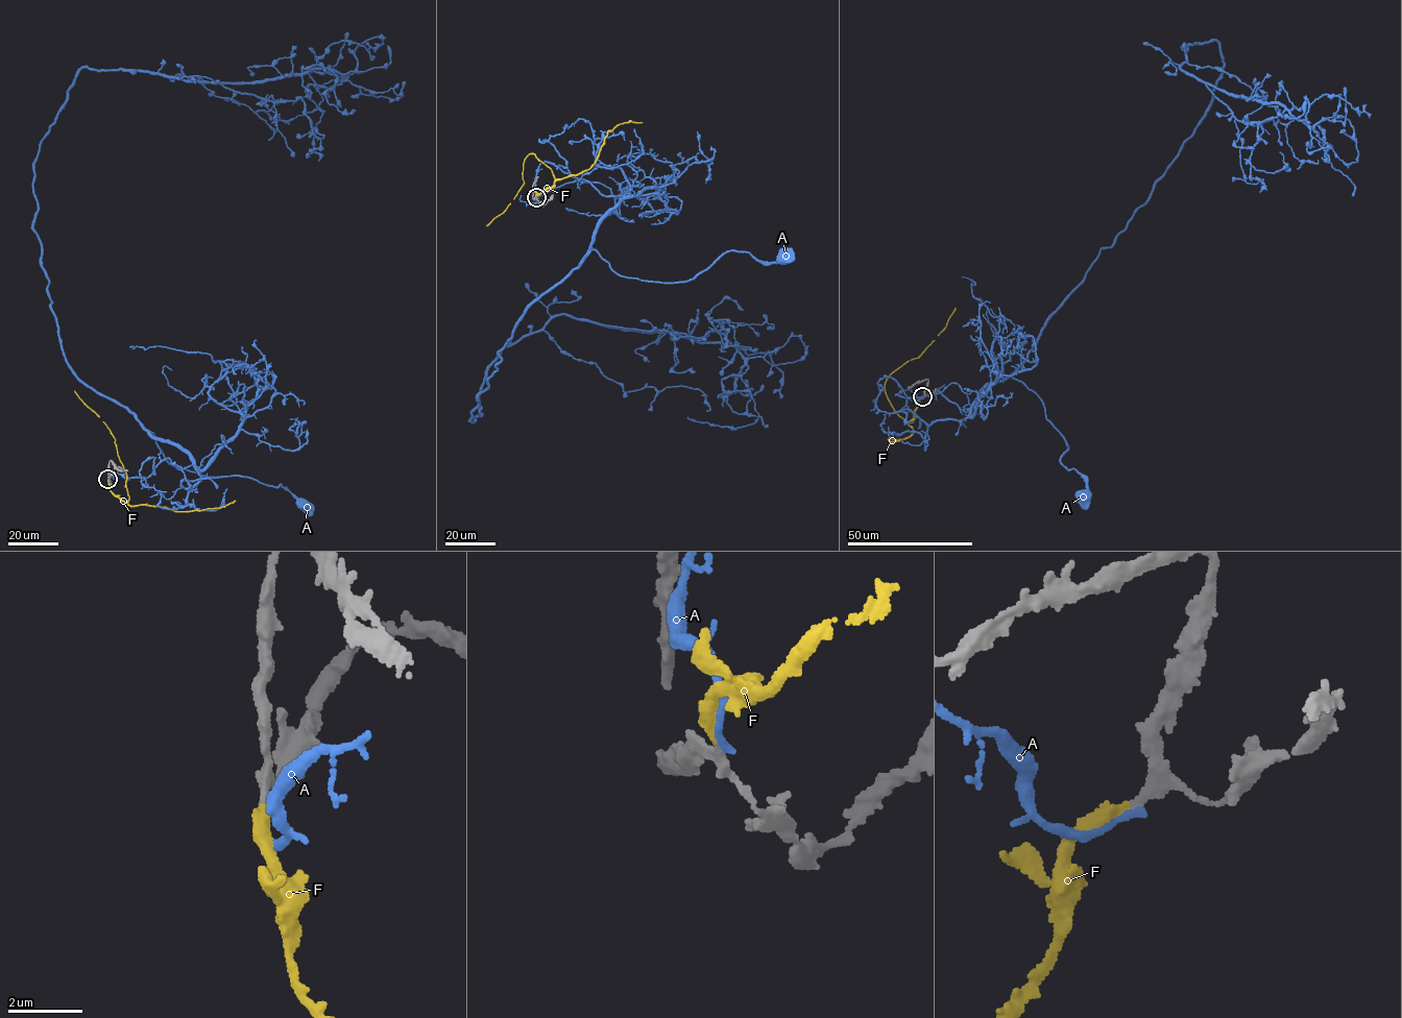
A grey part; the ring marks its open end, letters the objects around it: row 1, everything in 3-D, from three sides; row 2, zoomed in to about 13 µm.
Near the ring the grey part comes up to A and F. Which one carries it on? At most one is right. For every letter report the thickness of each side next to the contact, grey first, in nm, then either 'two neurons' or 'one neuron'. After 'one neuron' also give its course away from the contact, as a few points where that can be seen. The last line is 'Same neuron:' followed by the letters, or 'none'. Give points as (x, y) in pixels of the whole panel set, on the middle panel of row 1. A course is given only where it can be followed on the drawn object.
A: calibres 240 and 200 nm; two neurons
F: calibres 240 and 320 nm; one neuron; course (536, 197), (554, 179), (551, 169), (530, 153), (518, 191), (486, 225)
Same neuron: F

